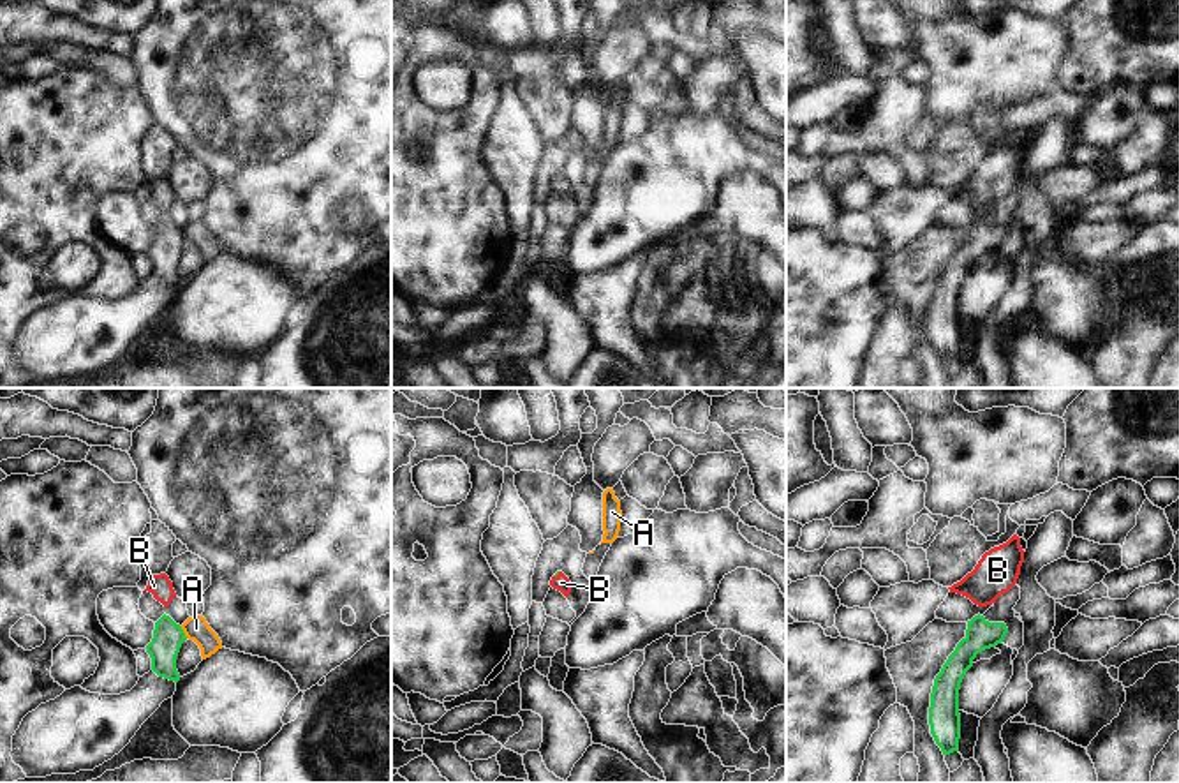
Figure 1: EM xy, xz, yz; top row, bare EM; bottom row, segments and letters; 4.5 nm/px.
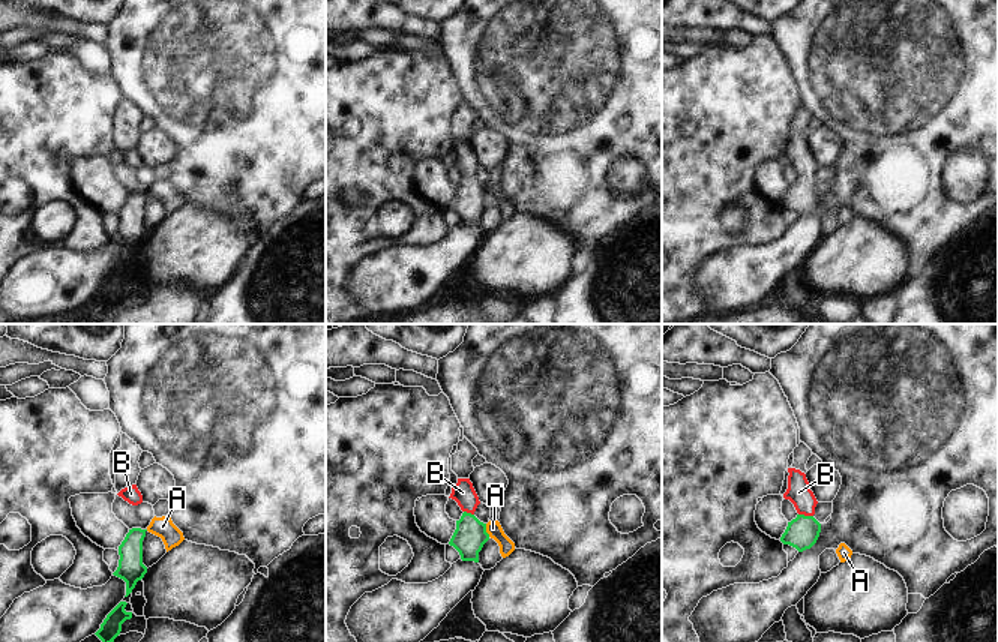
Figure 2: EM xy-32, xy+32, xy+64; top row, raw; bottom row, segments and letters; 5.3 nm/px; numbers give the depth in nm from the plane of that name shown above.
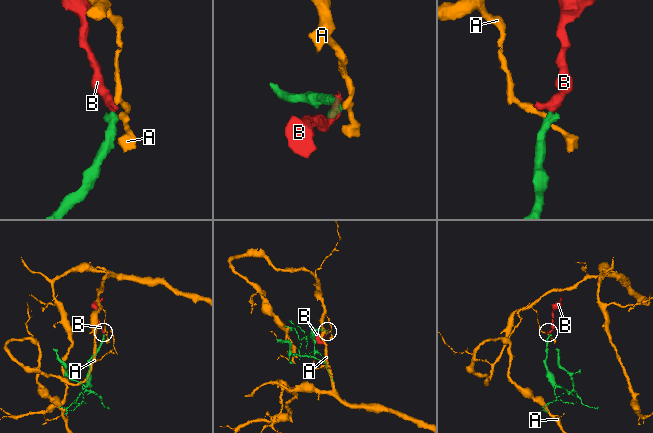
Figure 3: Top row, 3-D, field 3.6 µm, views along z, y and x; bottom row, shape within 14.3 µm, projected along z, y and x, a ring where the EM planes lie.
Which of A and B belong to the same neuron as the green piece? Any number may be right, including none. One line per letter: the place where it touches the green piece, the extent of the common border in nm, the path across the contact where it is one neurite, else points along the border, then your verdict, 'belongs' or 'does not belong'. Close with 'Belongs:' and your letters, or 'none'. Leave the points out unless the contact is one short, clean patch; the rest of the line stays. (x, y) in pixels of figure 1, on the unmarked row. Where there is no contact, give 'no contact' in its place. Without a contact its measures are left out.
A: meets green in xy at (182, 237); contact 70 nm long; border along xy (180, 231), (187, 242); does not belong
B: meets green in xz at (556, 180); contact 40 nm long; runs through xz (557, 177), (556, 180), (561, 187); belongs
Belongs: B

